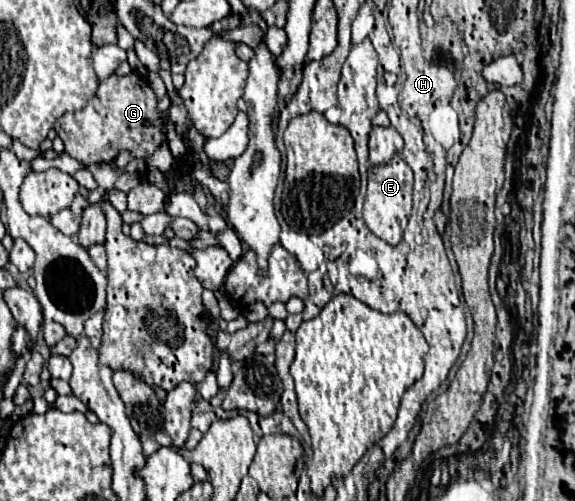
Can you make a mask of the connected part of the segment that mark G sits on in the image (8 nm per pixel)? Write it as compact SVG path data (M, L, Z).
M135 72L127 76L111 76L99 84L95 98L79 112L67 112L55 122L57 136L65 144L65 152L77 162L89 166L95 162L113 162L121 150L129 150L135 158L147 158L165 138L166 121L175 122L177 134L183 138L189 152L197 152L205 144L201 136L189 122L183 100L176 94L172 105L165 112L157 110L157 98L145 76Z

